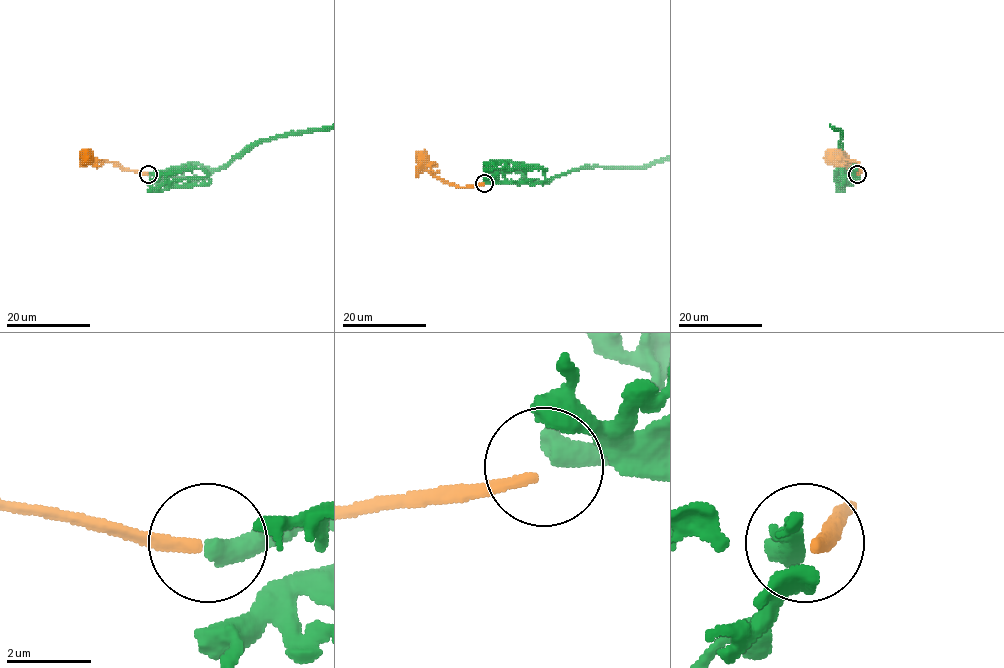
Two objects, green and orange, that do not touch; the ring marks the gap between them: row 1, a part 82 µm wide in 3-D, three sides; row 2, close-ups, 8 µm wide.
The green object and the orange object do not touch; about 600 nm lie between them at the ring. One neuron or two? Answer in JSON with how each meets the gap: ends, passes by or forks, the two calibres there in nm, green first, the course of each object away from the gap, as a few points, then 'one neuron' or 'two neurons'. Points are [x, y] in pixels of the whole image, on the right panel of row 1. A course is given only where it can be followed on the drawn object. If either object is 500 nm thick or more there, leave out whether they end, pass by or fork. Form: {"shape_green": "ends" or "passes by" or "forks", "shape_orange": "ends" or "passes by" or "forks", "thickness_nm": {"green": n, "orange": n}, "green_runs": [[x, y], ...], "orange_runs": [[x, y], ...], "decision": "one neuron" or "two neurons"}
{"thickness_nm": {"green": 600, "orange": 280}, "orange_runs": [[858, 173], [861, 170], [857, 162], [839, 161], [832, 157]], "decision": "two neurons"}

